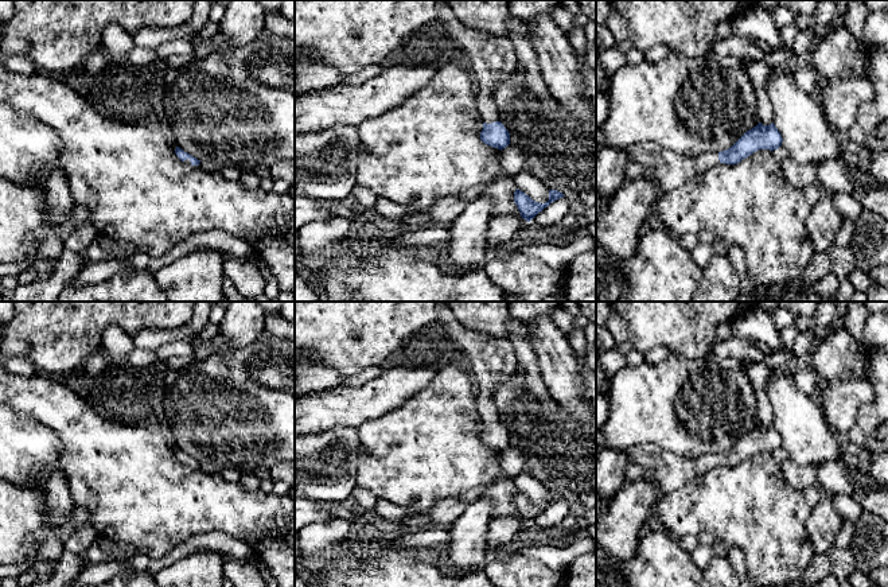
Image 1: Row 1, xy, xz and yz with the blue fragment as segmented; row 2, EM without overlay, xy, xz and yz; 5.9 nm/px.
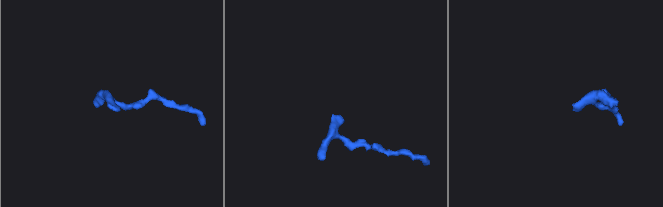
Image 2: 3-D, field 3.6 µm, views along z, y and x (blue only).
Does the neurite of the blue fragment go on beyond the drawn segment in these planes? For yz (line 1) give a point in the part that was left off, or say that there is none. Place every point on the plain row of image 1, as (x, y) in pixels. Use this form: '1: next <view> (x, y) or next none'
1: next yz (647, 462)

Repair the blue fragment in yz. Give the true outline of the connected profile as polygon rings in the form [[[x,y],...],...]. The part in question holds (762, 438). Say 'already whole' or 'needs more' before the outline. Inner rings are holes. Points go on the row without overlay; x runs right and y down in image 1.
needs more; [[[759,424],[747,432],[731,450],[721,454],[705,454],[694,459],[679,458],[658,446],[643,443],[626,451],[626,479],[630,482],[653,482],[662,494],[667,494],[708,470],[725,464],[737,466],[759,451],[778,451],[782,447],[782,436],[775,425]]]

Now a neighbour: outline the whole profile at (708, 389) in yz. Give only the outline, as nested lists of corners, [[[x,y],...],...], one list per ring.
[[[671,353],[659,364],[627,365],[609,380],[608,417],[600,431],[607,448],[626,452],[630,447],[650,443],[679,458],[694,459],[731,450],[759,424],[757,400],[745,372],[720,369],[704,359],[689,359]]]

